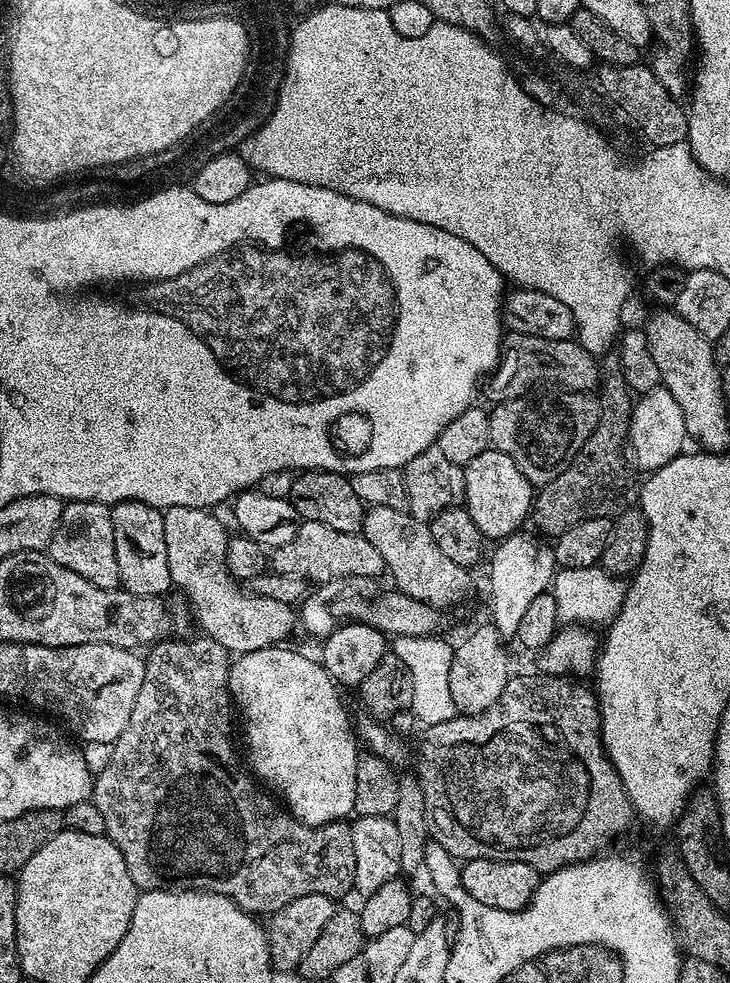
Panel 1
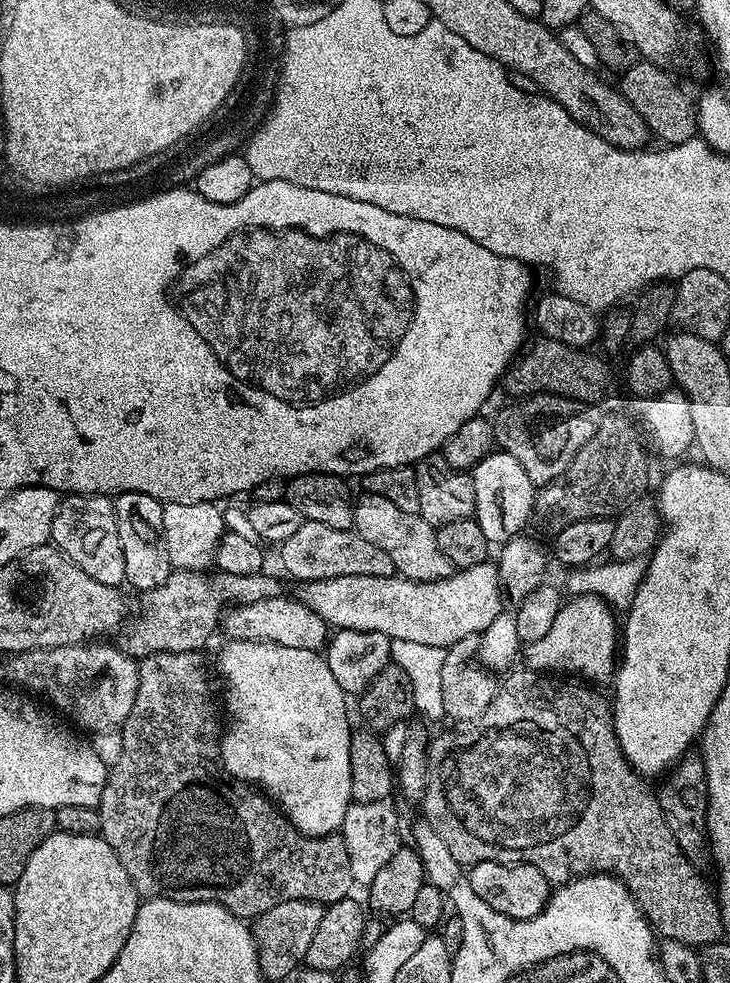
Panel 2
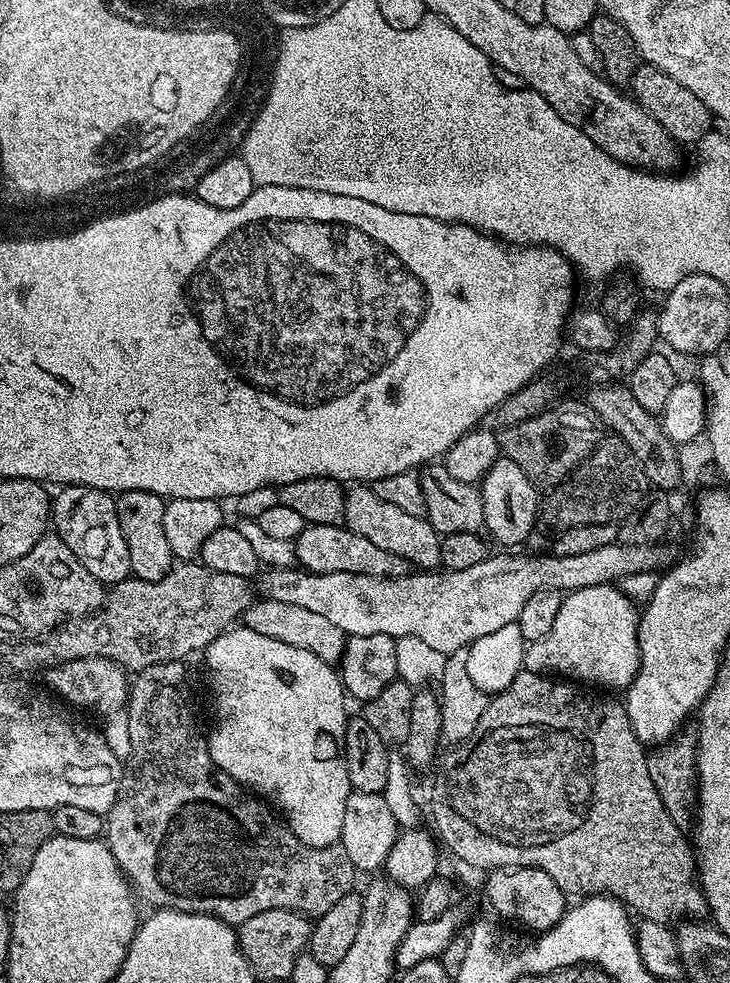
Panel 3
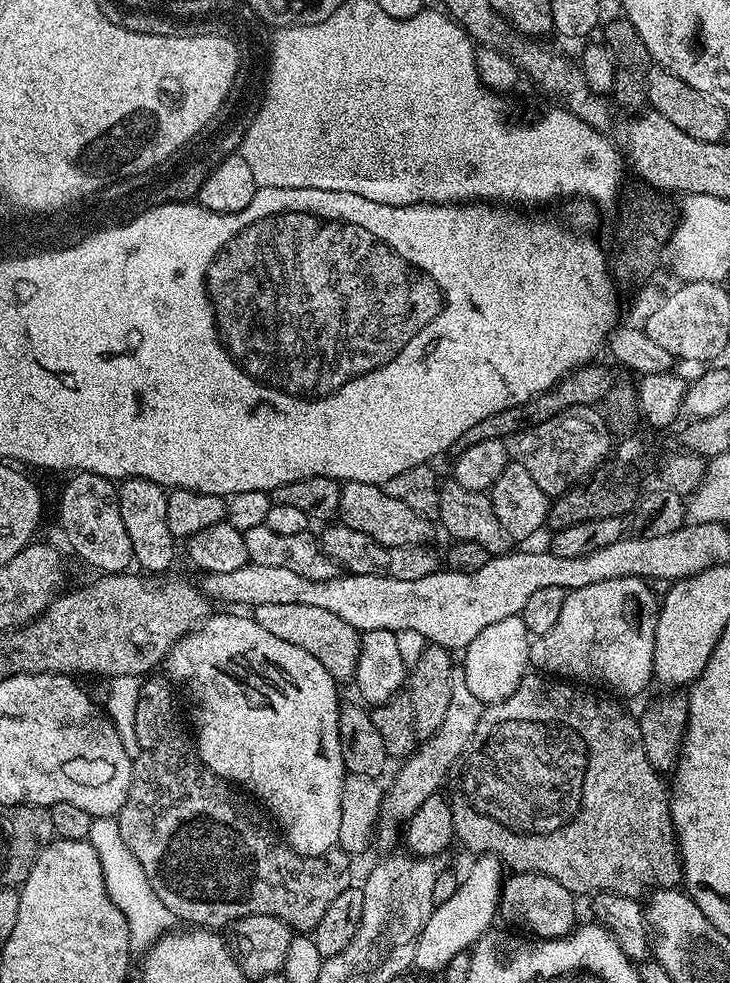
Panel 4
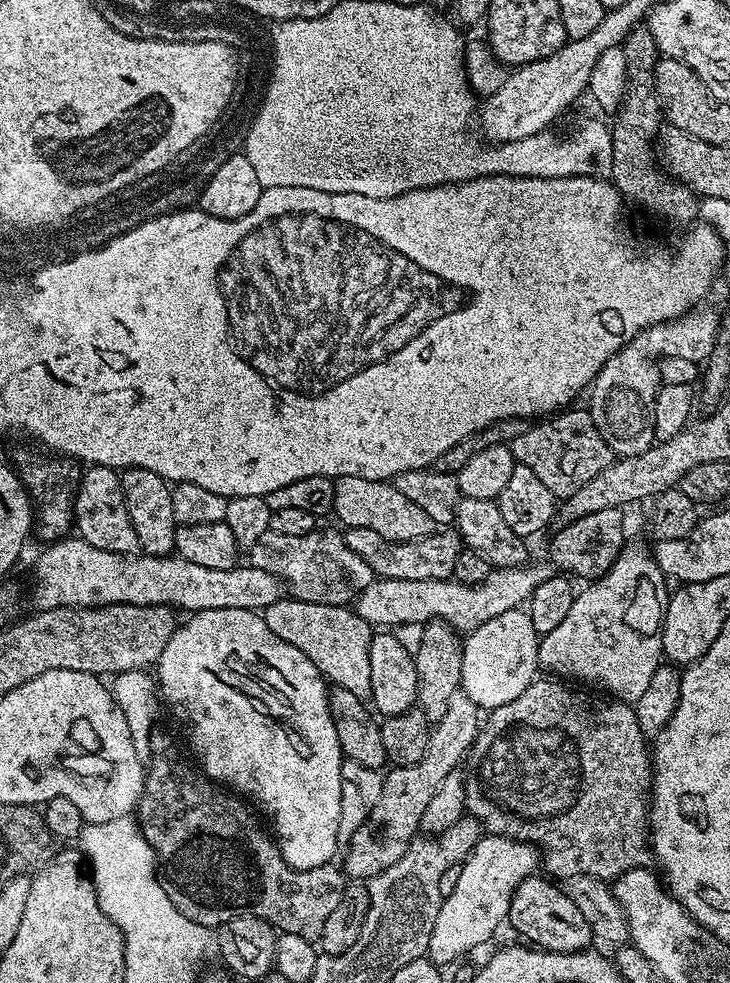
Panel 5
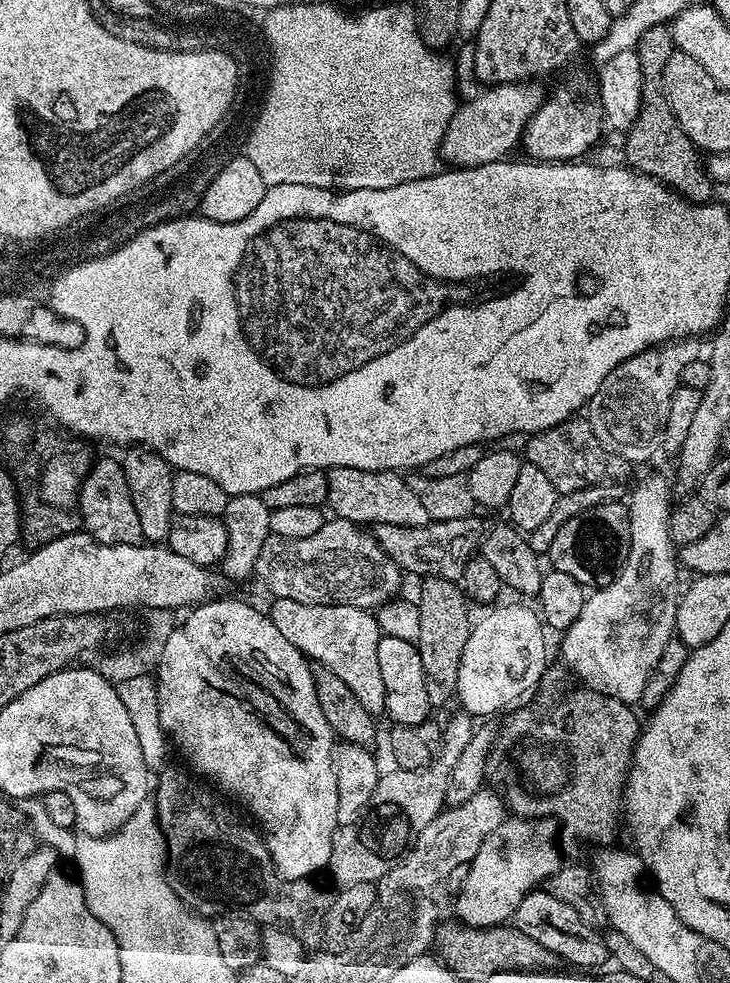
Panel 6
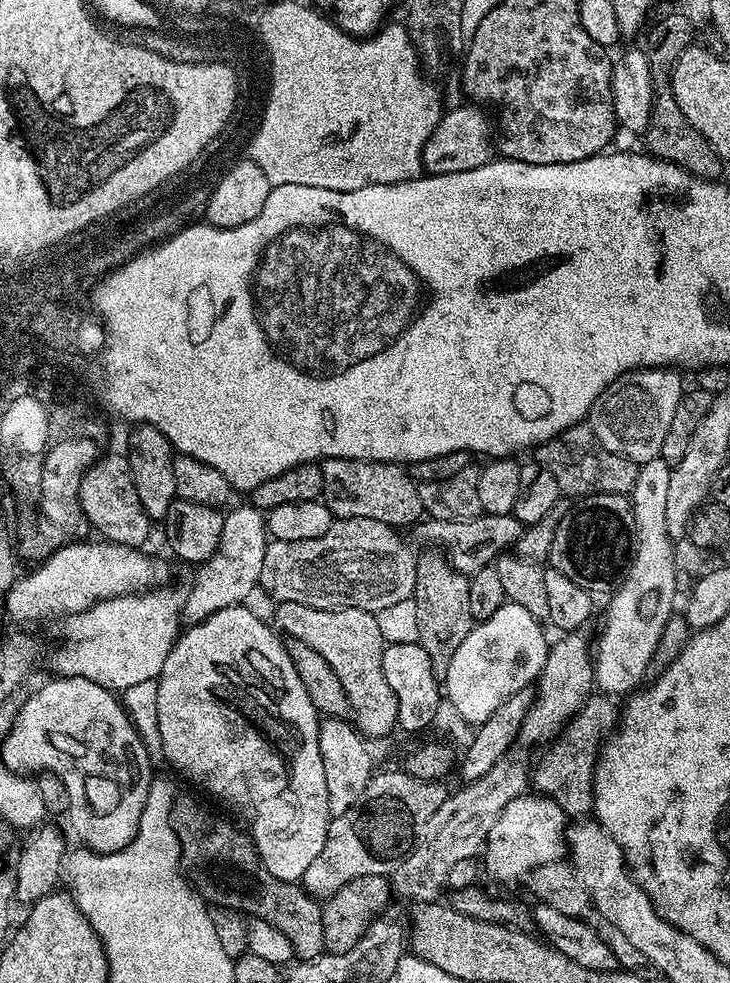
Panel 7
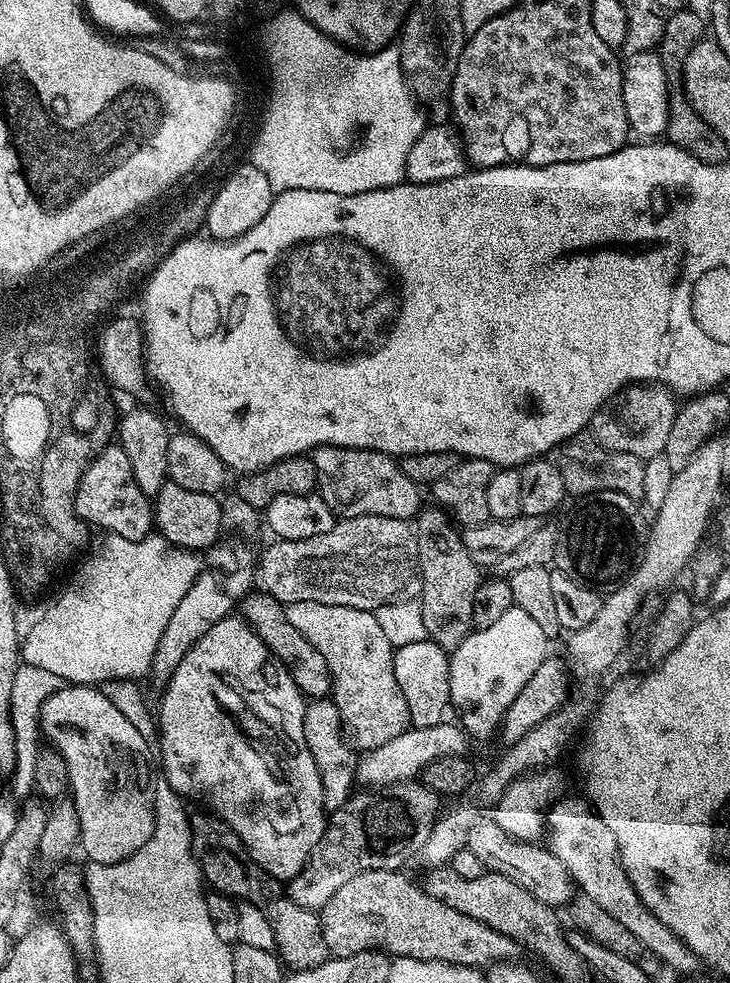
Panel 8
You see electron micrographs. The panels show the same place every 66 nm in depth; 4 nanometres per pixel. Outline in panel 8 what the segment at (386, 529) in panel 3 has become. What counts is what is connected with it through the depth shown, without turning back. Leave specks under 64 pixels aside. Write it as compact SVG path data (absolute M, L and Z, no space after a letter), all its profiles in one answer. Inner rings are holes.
M325 444L312 449L310 455L314 470L318 470L318 494L337 518L349 520L355 516L381 516L411 521L422 507L421 485L406 478L399 463L384 452L335 448Z

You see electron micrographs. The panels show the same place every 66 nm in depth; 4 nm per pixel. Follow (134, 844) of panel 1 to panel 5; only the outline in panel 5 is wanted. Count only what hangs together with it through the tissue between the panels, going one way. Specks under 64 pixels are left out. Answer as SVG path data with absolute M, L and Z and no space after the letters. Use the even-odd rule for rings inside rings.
M159 730L152 732L151 742L152 756L146 764L144 789L138 805L138 823L140 831L156 853L160 885L162 890L166 890L170 902L174 902L174 906L178 906L186 918L211 929L225 919L224 895L228 892L229 898L236 900L237 913L262 918L277 933L298 934L298 938L319 941L322 926L326 926L326 918L330 918L334 906L338 906L340 893L346 887L343 871L335 863L314 866L308 870L291 868L280 857L275 839L256 825L252 817L253 809L239 795L217 786L199 767L191 768L180 757L171 738L163 736Z

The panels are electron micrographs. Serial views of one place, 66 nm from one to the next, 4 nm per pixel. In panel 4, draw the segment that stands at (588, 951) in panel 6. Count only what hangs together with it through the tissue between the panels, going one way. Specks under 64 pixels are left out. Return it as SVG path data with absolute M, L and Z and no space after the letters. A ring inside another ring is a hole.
M512 872L503 881L500 891L499 911L512 924L521 924L525 933L542 940L557 940L568 936L578 924L576 920L577 897L562 882L554 882L546 874L537 872Z

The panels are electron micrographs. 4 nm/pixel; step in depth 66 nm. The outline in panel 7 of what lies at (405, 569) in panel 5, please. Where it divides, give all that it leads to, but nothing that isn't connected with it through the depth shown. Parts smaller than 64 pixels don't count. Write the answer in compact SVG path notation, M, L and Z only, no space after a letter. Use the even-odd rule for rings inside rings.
M481 514L472 520L434 520L424 518L411 529L411 539L417 545L432 550L442 550L452 563L452 568L462 575L471 577L478 569L491 565L498 553L511 549L523 534L526 525L518 522L516 516L490 516Z

